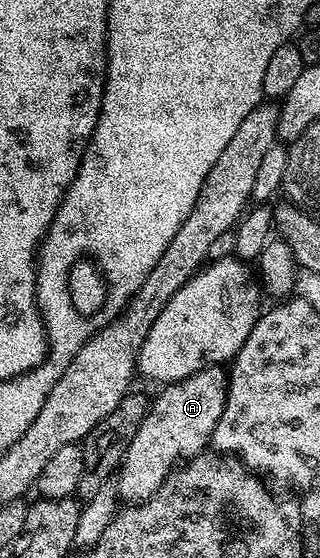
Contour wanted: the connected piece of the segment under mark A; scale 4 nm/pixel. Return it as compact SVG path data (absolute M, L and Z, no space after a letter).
M219 365L205 366L182 380L167 383L161 390L164 391L156 399L151 399L142 428L130 440L130 448L115 479L119 497L123 501L125 498L128 504L150 500L181 463L209 449L222 408L226 408L228 376Z

